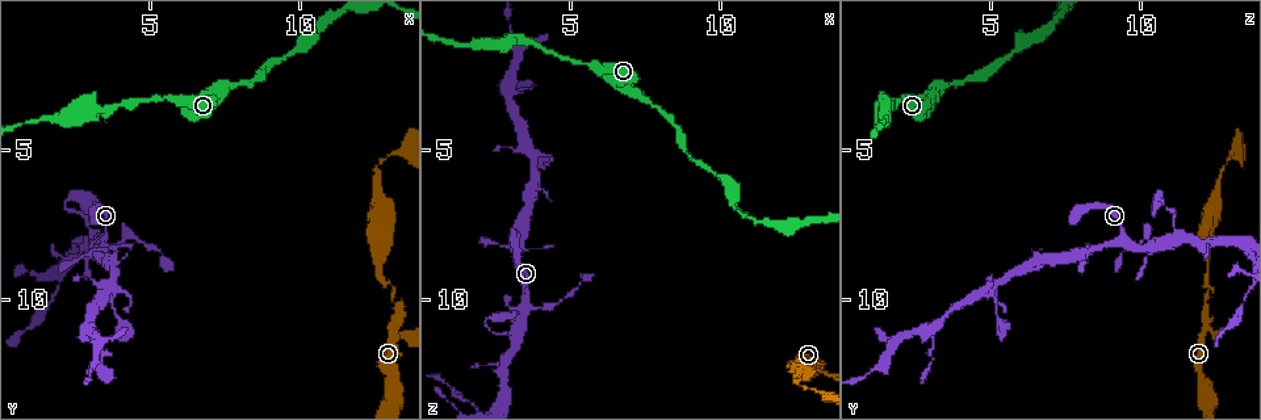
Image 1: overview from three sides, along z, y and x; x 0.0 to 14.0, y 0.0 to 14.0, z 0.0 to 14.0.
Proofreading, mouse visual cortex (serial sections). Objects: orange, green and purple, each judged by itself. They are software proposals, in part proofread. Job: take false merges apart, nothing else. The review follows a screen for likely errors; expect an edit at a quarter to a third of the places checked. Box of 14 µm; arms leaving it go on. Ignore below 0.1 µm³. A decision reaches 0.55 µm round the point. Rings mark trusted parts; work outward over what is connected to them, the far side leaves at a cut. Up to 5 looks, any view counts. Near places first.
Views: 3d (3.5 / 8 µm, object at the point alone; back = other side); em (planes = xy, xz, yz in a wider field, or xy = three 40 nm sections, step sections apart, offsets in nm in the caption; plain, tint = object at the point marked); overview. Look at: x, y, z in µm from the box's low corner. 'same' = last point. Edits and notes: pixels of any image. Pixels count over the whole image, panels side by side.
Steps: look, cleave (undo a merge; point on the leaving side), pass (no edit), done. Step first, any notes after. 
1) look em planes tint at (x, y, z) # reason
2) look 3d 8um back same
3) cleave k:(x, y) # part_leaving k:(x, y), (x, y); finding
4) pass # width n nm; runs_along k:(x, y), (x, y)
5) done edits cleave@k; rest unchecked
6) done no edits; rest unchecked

look 3d 3.5um at (12.5, 8.8, 12.2) # two arms at a narrow angle

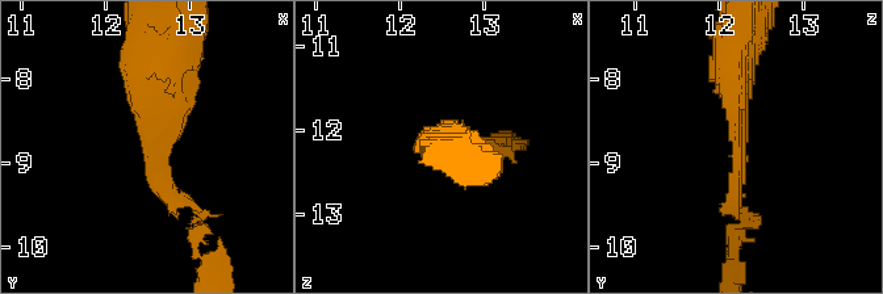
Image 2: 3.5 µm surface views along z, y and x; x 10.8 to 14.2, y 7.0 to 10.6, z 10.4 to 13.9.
look em xy step 5 tint at (12.60, 8.75, 12.20) # need the tissue

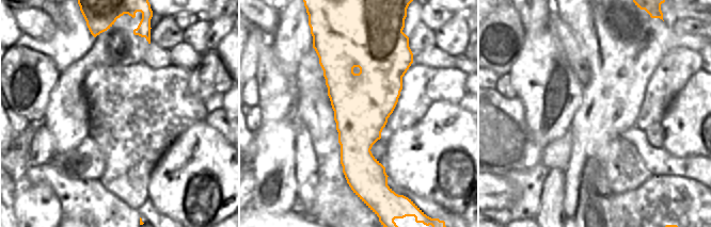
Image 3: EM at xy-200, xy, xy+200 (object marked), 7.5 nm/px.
pass # arm_widths 200, 300, 300 nm; runs_along 2:(196, 211), (155, 171), (167, 58); continuous, no second cell

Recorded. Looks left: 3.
look 3d 3.5um at (3.4, 8.3, 10.1) # thick turns thin

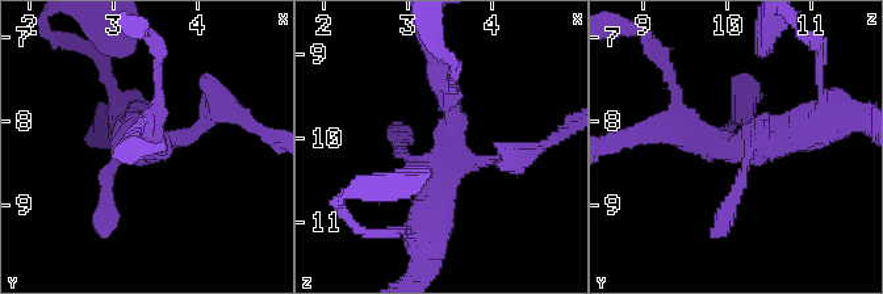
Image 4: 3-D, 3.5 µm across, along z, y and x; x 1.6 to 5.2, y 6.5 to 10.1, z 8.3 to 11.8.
look em xy step 3 tint at (3.40, 8.30, 10.15) # shape alone is not enough

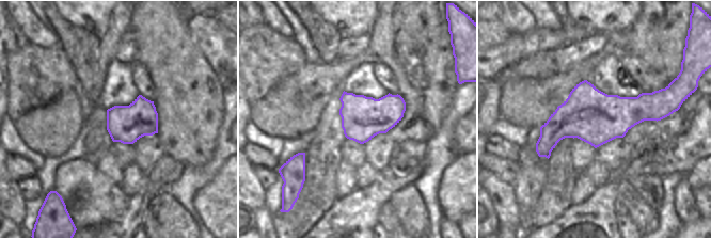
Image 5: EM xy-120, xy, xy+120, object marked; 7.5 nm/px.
pass # width 320 nm; runs_along 5:(665, 109), (577, 116), (538, 148); one cell here

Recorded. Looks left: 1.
done no edits; rest unchecked

